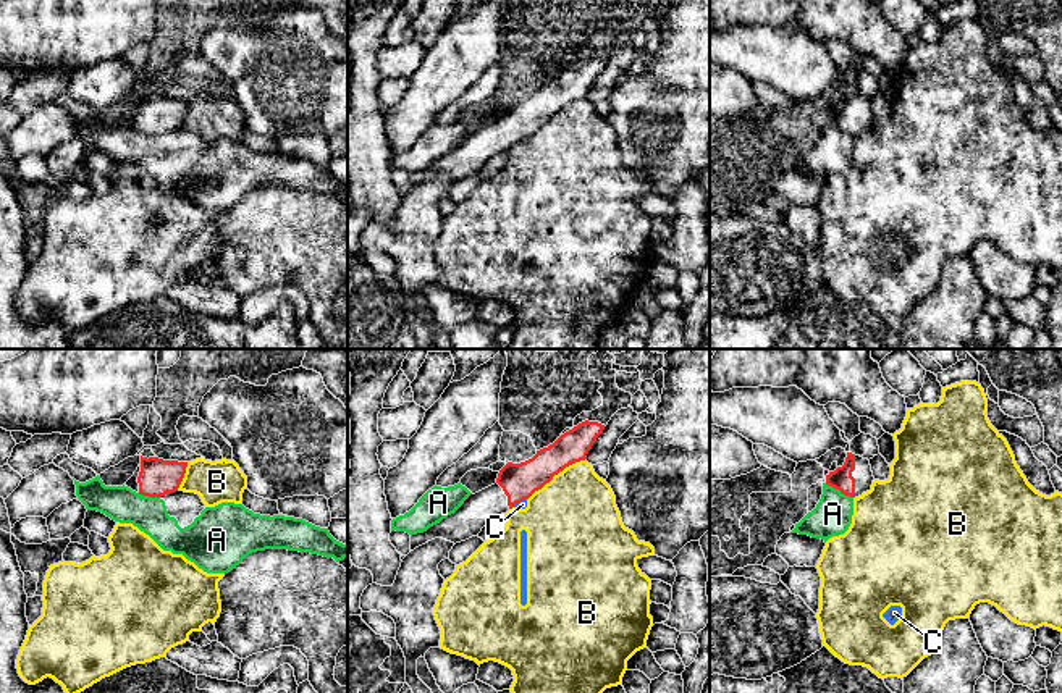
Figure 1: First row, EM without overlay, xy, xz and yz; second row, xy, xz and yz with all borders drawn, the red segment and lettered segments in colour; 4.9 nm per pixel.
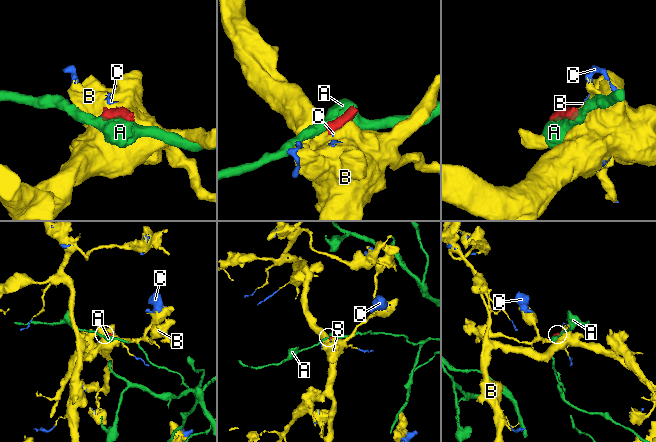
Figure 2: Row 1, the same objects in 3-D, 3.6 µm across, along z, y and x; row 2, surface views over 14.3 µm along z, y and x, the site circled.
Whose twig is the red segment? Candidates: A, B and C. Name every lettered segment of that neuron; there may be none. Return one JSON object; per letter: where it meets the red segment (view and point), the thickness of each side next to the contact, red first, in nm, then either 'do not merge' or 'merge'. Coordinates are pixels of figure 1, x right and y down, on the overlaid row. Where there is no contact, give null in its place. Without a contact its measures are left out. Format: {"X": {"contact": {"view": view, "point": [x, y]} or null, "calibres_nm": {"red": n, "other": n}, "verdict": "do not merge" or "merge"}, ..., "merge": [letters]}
{"A": {"contact": {"view": "yz", "point": [839, 490]}, "calibres_nm": {"red": 110, "other": 190}, "verdict": "do not merge"}, "B": {"contact": {"view": "xz", "point": [555, 474]}, "calibres_nm": {"red": 180, "other": 460}, "verdict": "do not merge"}, "C": {"contact": {"view": "xz", "point": [519, 501]}, "calibres_nm": {"red": 180, "other": 40}, "verdict": "do not merge"}, "merge": []}

